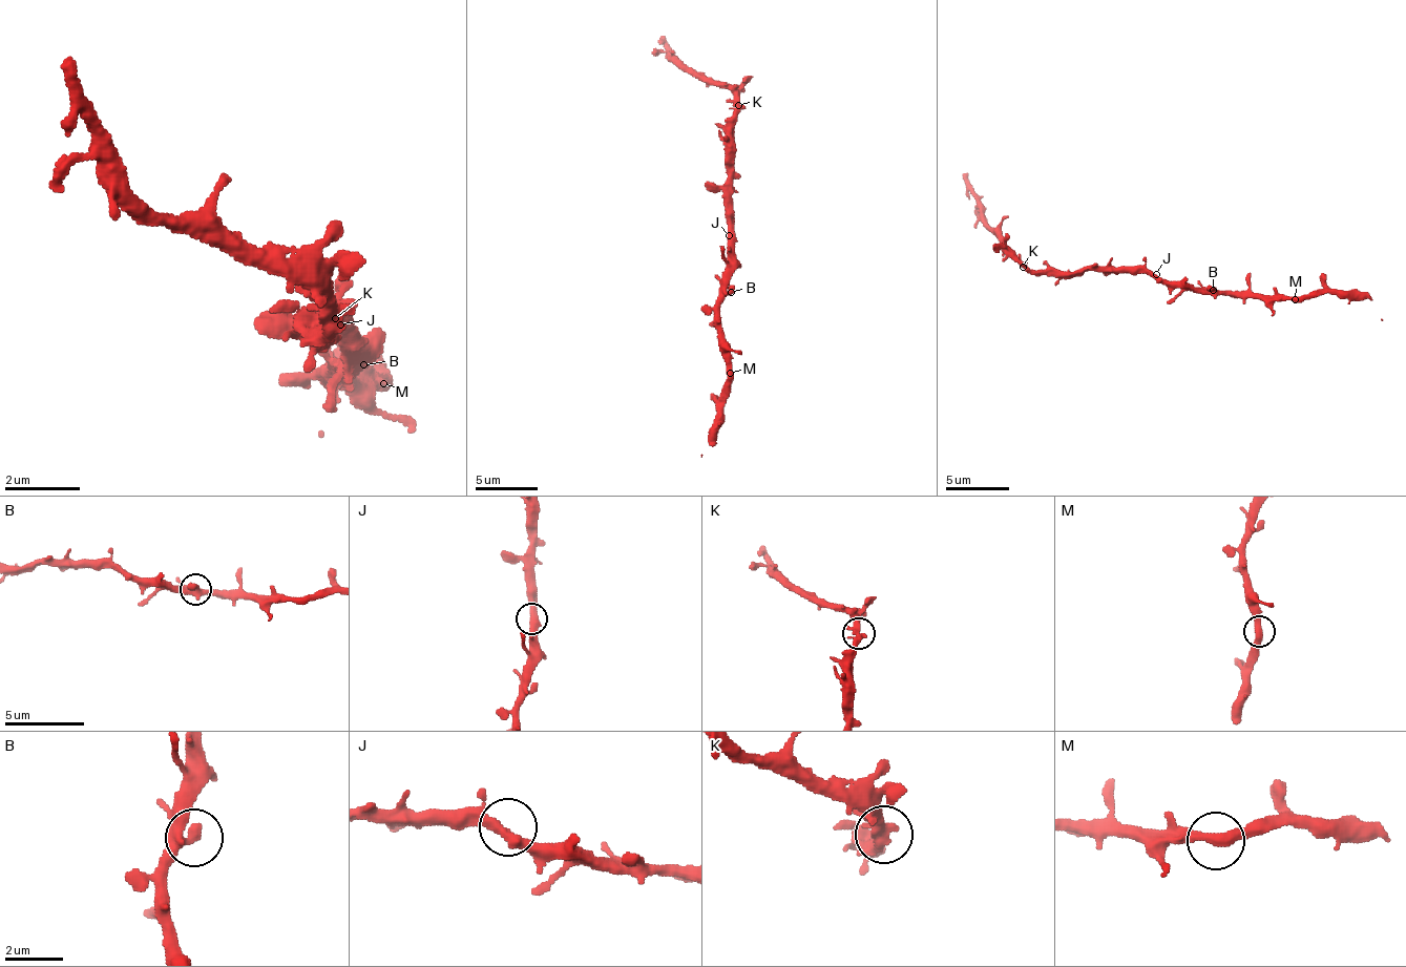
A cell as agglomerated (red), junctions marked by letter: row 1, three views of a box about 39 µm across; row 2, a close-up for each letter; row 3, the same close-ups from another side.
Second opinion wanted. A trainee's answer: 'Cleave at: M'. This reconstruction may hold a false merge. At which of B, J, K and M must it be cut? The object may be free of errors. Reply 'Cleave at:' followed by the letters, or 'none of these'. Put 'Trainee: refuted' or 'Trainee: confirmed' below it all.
Cleave at: none of these
Trainee: refuted

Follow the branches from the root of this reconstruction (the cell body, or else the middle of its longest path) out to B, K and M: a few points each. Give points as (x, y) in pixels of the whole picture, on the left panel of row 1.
B: (347, 316), (352, 342), (357, 339), (360, 357), (351, 366), (363, 364)
K: (347, 316), (320, 330), (329, 330), (337, 321)
M: (347, 316), (352, 342), (357, 339), (329, 373), (337, 369), (348, 377), (373, 374), (383, 383)

